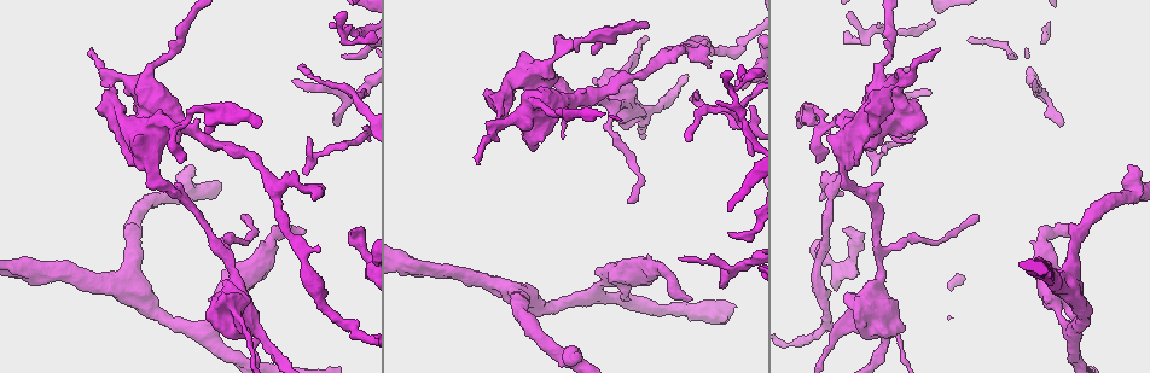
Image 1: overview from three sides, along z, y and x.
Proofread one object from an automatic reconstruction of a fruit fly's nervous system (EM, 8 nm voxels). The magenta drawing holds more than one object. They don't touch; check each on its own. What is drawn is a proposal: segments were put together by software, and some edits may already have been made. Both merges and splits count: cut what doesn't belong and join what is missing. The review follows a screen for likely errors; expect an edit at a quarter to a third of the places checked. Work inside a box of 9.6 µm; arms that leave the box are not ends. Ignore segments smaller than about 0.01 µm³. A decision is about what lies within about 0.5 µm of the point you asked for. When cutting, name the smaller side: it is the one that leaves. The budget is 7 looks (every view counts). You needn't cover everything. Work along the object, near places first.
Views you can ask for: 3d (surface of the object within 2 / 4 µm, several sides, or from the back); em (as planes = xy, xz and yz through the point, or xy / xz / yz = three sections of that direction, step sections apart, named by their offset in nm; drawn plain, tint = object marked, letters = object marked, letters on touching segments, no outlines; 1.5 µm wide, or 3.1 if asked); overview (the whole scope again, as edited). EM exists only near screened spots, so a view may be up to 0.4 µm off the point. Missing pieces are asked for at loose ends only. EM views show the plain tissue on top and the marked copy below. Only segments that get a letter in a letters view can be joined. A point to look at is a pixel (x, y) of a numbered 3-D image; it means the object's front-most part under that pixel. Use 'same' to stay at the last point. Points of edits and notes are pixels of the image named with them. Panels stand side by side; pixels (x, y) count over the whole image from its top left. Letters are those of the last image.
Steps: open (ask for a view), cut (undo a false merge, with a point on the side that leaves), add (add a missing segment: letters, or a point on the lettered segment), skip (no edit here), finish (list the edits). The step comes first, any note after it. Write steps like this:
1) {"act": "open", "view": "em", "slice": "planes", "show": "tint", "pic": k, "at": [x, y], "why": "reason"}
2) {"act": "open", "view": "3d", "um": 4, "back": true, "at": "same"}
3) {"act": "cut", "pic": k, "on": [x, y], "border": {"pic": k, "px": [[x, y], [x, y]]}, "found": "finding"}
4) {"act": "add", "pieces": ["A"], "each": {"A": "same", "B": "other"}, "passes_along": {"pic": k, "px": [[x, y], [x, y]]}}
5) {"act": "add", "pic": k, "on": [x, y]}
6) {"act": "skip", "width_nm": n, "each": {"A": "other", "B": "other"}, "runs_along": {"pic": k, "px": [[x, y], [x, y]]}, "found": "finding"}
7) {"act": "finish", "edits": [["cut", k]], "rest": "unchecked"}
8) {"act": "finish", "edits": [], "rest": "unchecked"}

{"act": "open", "view": "3d", "um": 4, "pic": 1, "at": [629, 300], "why": "branch stops here"}

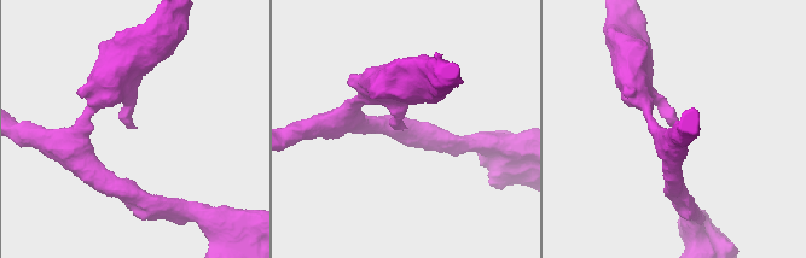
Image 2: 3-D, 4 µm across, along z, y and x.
{"act": "open", "view": "em", "slice": "planes", "show": "tint", "pic": 2, "at": [135, 127]}

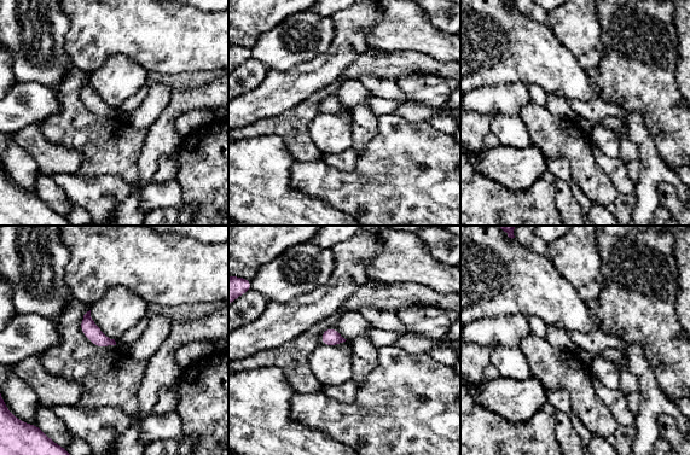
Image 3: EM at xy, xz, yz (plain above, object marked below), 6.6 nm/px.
{"act": "open", "view": "em", "slice": "planes", "show": "letters", "at": "same"}

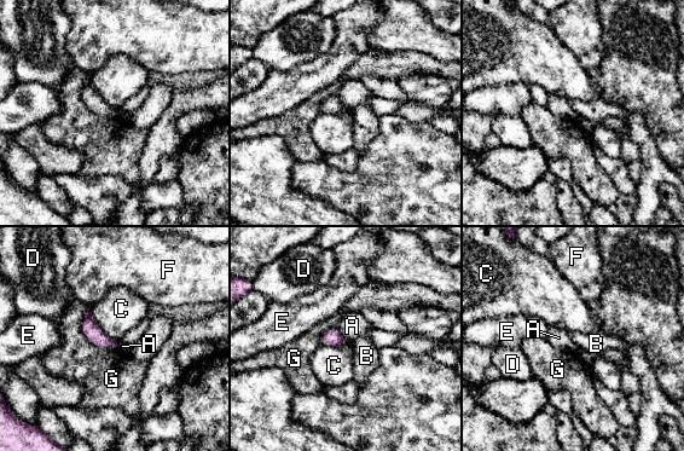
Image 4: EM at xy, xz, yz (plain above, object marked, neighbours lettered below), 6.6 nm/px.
{"act": "skip", "each": {"A": "other", "B": "other", "C": "other", "D": "other", "E": "other", "F": "other", "G": "other"}, "found": "no lettered segment goes on from it"}

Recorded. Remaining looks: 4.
{"act": "open", "view": "em", "slice": "xy", "step": 4, "show": "letters", "pic": 1, "at": [259, 124], "why": "an open end"}

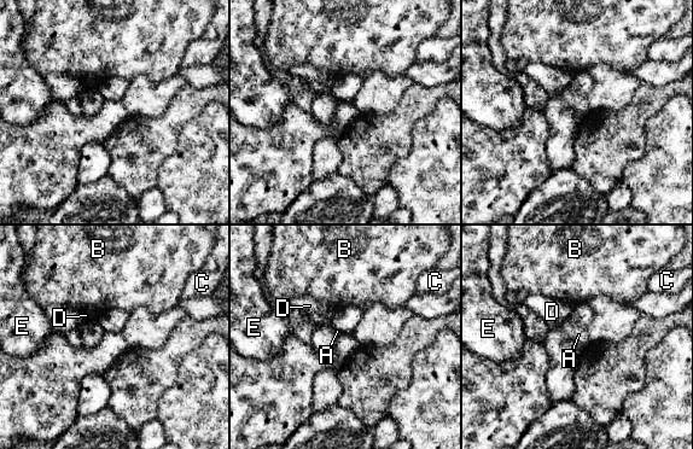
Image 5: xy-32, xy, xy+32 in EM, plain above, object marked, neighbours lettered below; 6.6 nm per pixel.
{"act": "open", "view": "em", "slice": "planes", "show": "letters", "at": "same"}

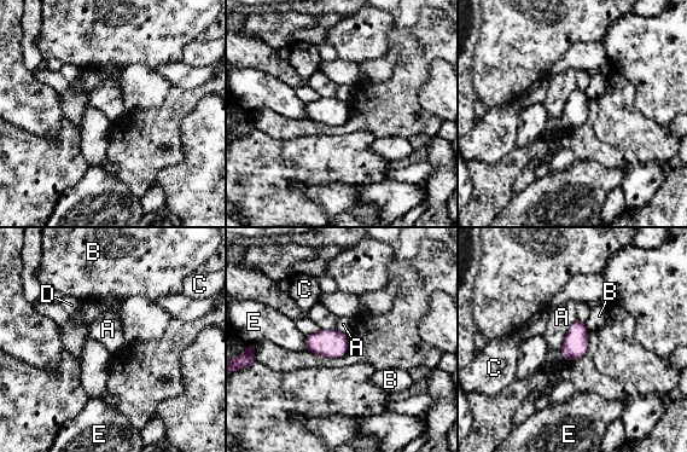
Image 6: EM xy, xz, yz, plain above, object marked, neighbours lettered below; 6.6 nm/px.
{"act": "skip", "each": {"A": "other", "B": "other", "C": "other", "D": "other", "E": "other"}, "border": {"pic": 6, "px": [[576, 318], [559, 349]]}, "found": "no lettered segment goes on from it"}

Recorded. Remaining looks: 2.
{"act": "open", "view": "em", "slice": "xy", "step": 4, "show": "letters", "pic": 1, "at": [563, 135], "why": "tapers out"}

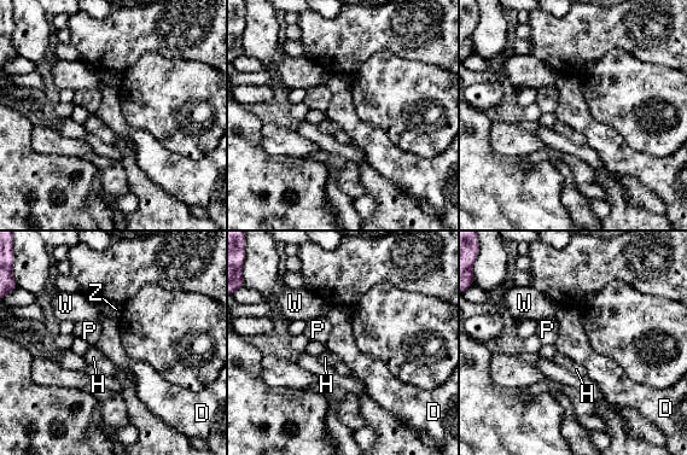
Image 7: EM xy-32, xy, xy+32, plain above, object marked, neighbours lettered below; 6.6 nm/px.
{"act": "open", "view": "em", "slice": "planes", "show": "letters", "at": "same", "why": "cut it another way"}

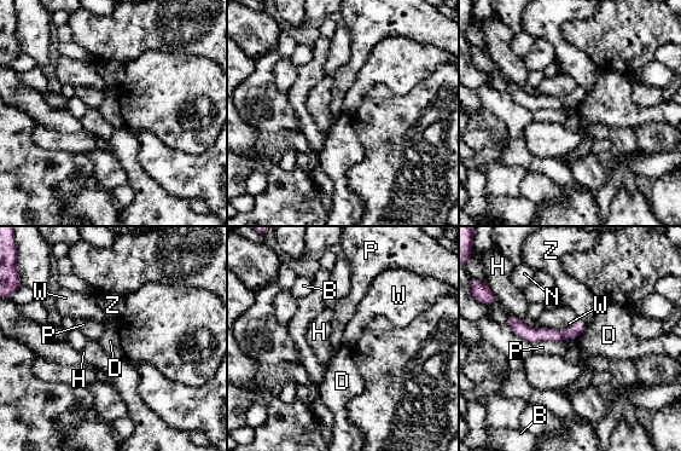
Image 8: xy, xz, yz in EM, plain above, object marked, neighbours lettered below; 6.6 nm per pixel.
{"act": "skip", "each": {"B": "other", "D": "other", "H": "other", "N": "other", "P": "other", "W": "other", "Z": "other"}, "runs_along": {"pic": 8, "px": [[510, 321], [529, 334], [582, 325]]}, "found": "none of them fits"}

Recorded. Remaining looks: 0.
{"act": "finish", "edits": [], "rest": "unchecked"}

